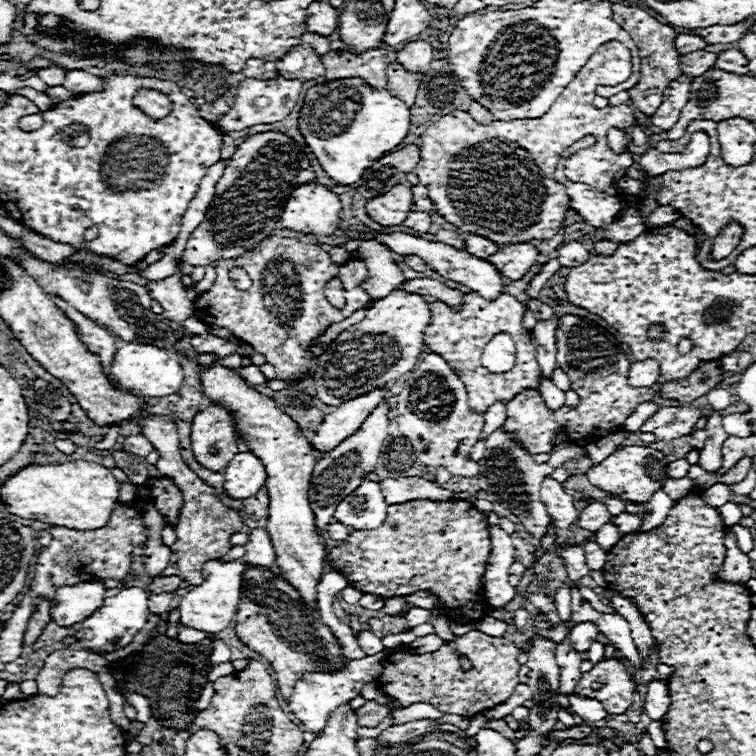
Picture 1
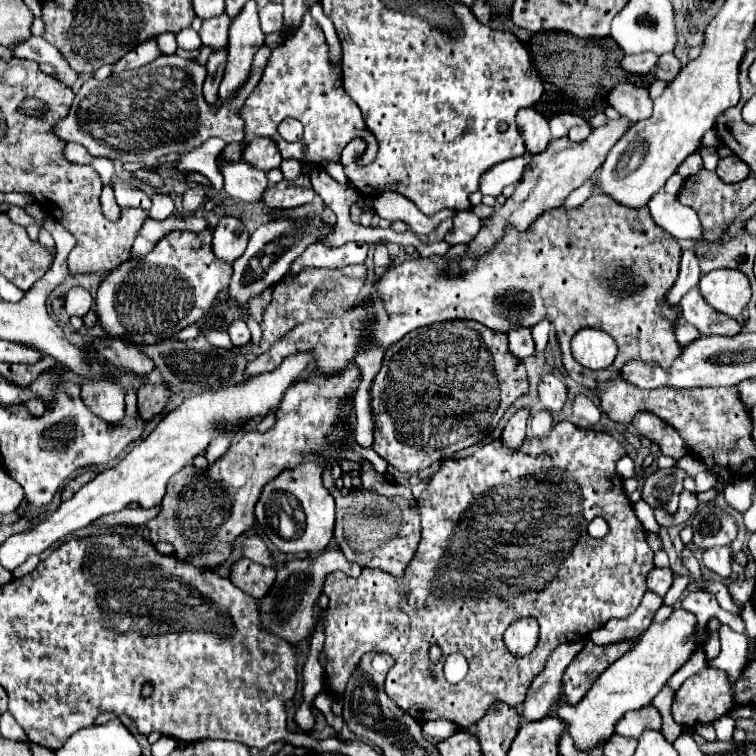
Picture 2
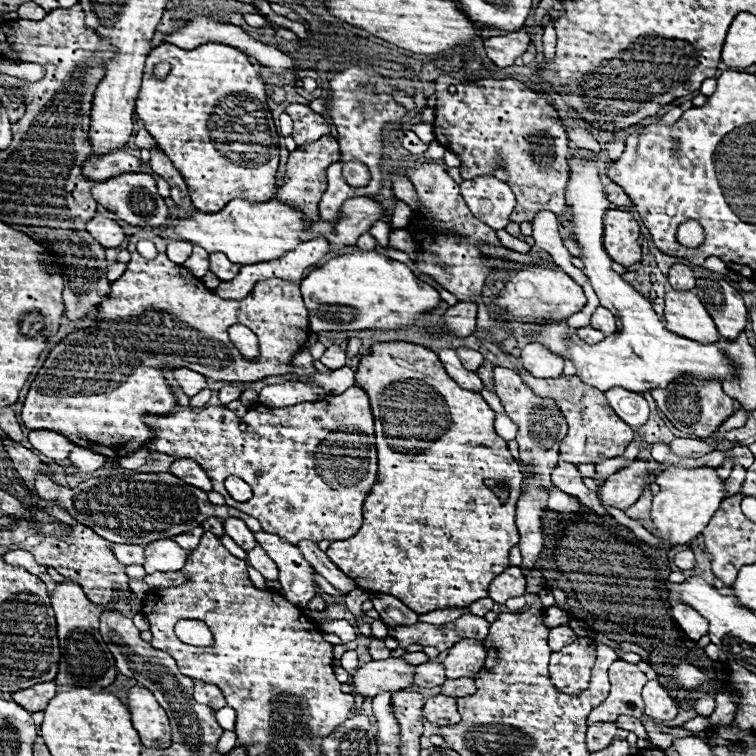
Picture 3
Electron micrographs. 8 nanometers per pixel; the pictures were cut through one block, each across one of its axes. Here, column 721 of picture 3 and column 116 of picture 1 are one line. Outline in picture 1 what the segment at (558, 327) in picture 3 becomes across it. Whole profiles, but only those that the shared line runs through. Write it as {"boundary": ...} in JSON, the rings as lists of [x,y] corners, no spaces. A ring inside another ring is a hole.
{"boundary":[[[122,342],[116,348],[114,360],[112,360],[112,376],[122,388],[128,388],[136,394],[150,396],[150,398],[174,394],[184,384],[182,366],[172,352],[164,352],[150,344],[134,344],[134,342]]]}

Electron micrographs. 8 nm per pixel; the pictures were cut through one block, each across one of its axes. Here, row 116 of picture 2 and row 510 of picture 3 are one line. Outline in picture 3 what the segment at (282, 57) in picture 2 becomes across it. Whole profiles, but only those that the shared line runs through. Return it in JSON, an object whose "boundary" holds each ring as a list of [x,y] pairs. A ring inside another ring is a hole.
{"boundary":[[[350,386],[346,392],[342,394],[328,394],[324,400],[320,402],[300,402],[300,404],[294,404],[294,406],[286,406],[286,408],[268,408],[268,406],[256,406],[252,410],[248,410],[248,414],[244,416],[244,422],[248,424],[248,428],[242,432],[238,428],[240,420],[224,406],[206,406],[202,408],[200,412],[192,412],[190,408],[182,408],[182,410],[172,410],[168,414],[162,414],[162,416],[144,416],[144,422],[150,426],[154,438],[150,440],[150,444],[146,444],[150,450],[156,450],[156,452],[162,452],[162,454],[168,454],[168,456],[174,456],[176,460],[180,458],[190,458],[194,462],[198,462],[206,474],[210,476],[212,480],[212,486],[216,492],[220,492],[226,500],[228,506],[234,506],[250,516],[254,516],[256,520],[260,520],[262,528],[266,532],[274,532],[278,536],[282,536],[284,540],[288,540],[290,544],[298,544],[298,540],[312,540],[312,542],[320,542],[320,540],[346,540],[350,536],[354,536],[358,532],[358,528],[362,526],[362,506],[364,506],[364,500],[366,496],[370,494],[374,482],[376,482],[376,448],[374,448],[374,418],[372,418],[372,410],[370,410],[370,402],[368,402],[368,396],[364,390],[360,390],[358,386]],[[348,458],[354,458],[354,460],[348,460]],[[228,476],[238,476],[242,478],[244,482],[248,482],[252,486],[252,498],[246,500],[246,502],[236,502],[224,488],[224,480]],[[286,504],[290,504],[292,508],[288,510]]]}

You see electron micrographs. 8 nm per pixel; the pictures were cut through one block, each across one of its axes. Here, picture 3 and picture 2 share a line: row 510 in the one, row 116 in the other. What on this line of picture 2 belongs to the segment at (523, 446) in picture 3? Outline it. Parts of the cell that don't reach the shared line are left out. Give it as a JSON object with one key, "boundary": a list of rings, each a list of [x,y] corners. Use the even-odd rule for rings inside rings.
{"boundary":[[[524,108],[516,114],[518,130],[524,138],[526,150],[530,154],[544,152],[550,142],[550,126],[548,120],[536,108]]]}

